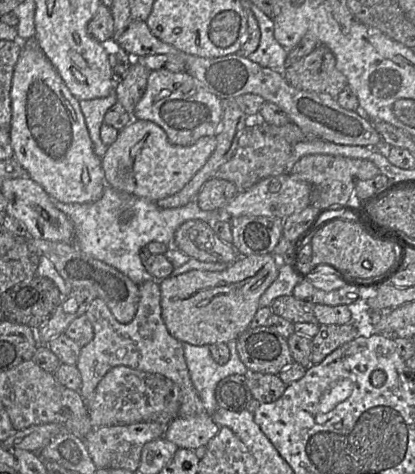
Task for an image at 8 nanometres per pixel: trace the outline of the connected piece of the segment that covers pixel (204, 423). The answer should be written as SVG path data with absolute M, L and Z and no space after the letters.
M207 413L192 417L176 417L166 425L164 436L179 448L195 450L206 446L218 434L218 426Z

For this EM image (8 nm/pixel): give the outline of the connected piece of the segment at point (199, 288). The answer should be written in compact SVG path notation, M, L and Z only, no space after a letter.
M273 254L241 256L223 271L190 270L159 281L167 330L180 342L194 346L236 342L260 308L261 296L278 277L280 264Z

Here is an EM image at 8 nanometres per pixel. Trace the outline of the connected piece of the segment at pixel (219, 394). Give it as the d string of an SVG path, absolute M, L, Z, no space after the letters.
M231 375L222 379L215 390L218 407L230 411L245 410L253 396L246 383L245 375Z

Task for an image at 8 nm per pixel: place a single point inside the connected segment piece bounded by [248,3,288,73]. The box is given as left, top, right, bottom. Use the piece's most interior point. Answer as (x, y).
(270, 54)

